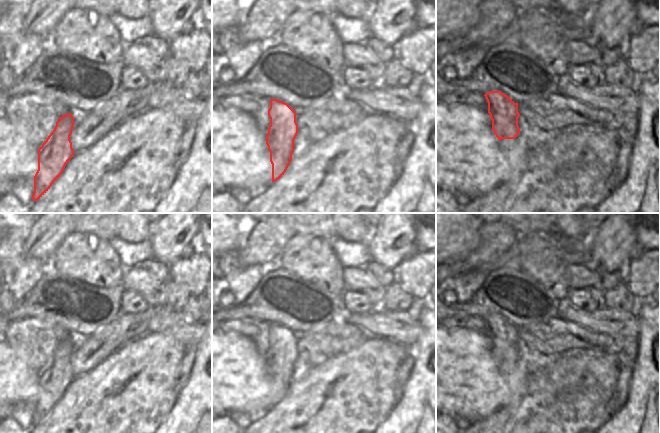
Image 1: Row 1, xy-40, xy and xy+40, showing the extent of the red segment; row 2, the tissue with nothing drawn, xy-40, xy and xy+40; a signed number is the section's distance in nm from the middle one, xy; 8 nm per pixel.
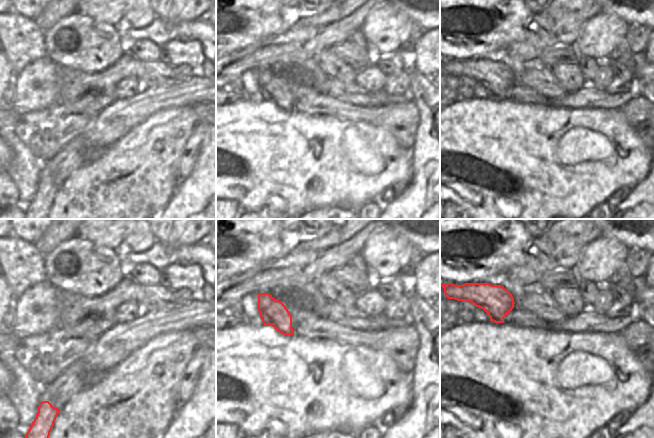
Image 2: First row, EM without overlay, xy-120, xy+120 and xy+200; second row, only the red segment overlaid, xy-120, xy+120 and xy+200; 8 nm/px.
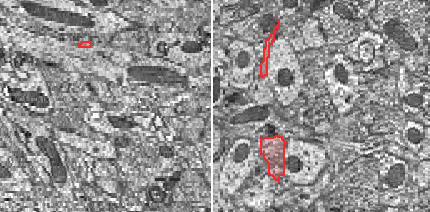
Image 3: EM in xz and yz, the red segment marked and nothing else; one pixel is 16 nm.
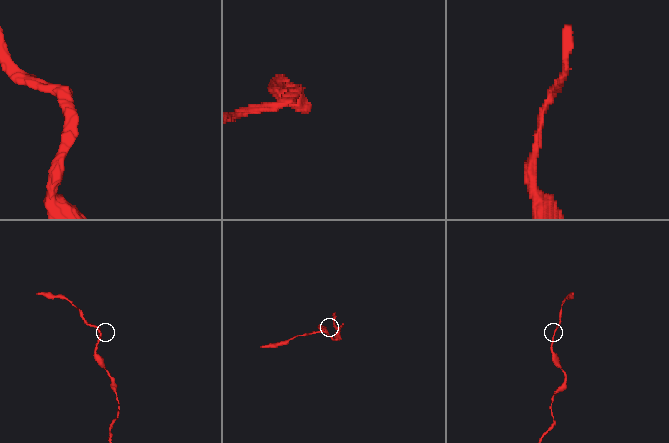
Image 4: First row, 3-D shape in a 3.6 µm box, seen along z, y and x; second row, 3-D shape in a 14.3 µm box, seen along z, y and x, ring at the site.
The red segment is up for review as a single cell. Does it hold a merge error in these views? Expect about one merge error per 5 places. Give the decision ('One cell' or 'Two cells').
One cell.

